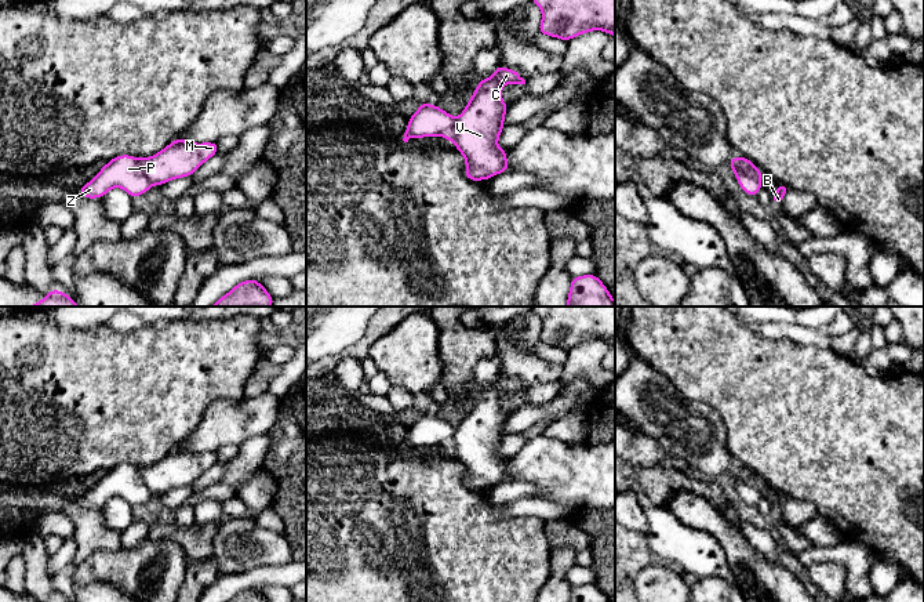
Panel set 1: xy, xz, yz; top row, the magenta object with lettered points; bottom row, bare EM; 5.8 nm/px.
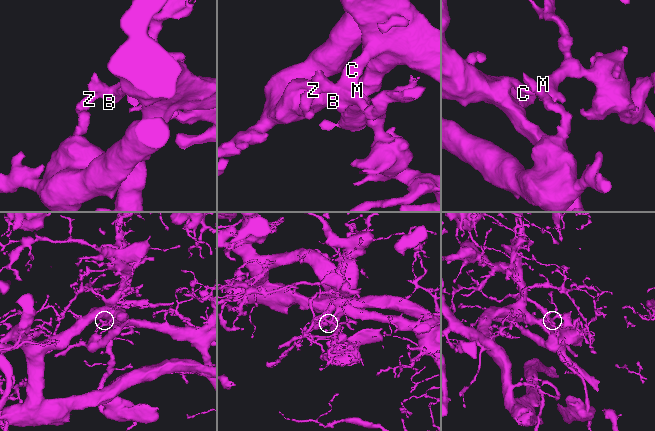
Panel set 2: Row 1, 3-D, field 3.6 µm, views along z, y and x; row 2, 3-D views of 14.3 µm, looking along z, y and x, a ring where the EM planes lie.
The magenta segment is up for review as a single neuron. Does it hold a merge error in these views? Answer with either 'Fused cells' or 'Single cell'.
Fused cells

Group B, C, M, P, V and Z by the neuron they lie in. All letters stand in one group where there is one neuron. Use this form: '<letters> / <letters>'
B C M V / P Z

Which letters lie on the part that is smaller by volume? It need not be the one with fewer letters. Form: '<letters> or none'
P, Z

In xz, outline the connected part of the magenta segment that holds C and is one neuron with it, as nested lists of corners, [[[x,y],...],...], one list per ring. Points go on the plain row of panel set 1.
[[[499,373],[494,384],[479,389],[466,417],[455,428],[451,452],[462,463],[466,471],[465,486],[470,490],[490,489],[509,479],[509,460],[496,454],[510,416],[502,410],[503,394],[525,394],[525,389],[517,380]]]

